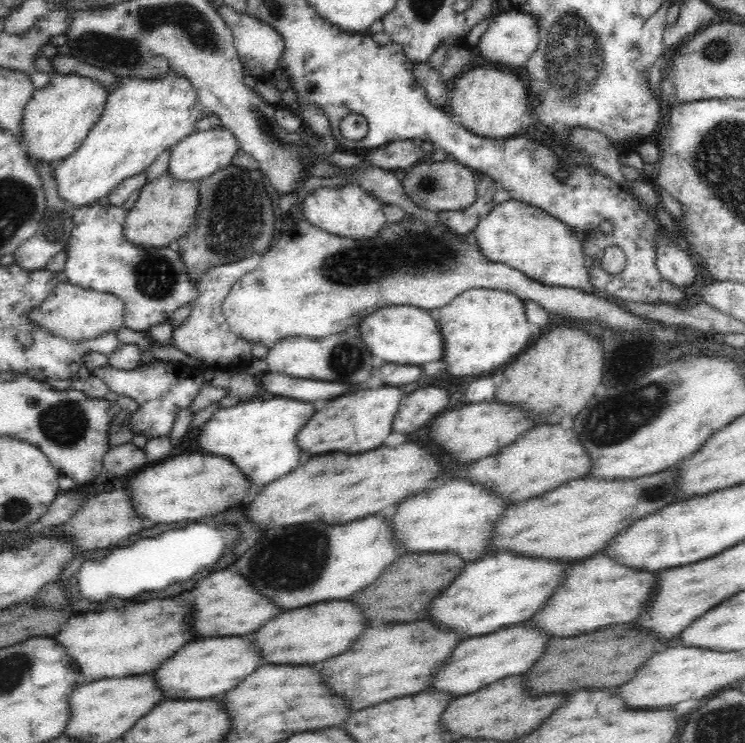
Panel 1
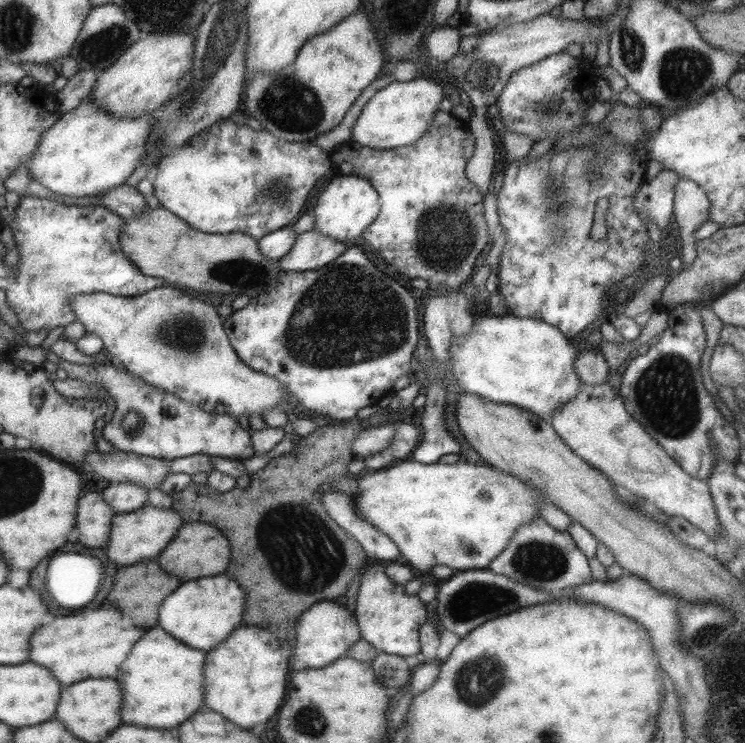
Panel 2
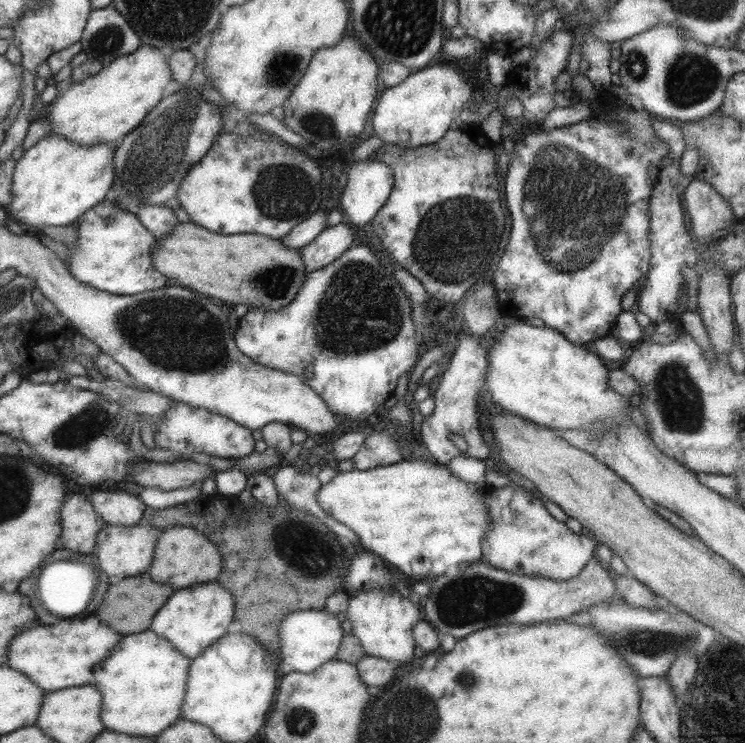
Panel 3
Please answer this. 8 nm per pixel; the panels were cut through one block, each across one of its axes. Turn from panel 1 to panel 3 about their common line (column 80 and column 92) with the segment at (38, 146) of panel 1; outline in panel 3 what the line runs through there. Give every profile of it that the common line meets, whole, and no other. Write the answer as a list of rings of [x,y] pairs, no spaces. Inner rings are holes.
[[[141,44],[135,52],[115,58],[109,66],[81,82],[72,82],[59,97],[49,104],[51,132],[78,145],[109,143],[118,145],[145,115],[167,94],[173,82],[167,55],[153,46]]]

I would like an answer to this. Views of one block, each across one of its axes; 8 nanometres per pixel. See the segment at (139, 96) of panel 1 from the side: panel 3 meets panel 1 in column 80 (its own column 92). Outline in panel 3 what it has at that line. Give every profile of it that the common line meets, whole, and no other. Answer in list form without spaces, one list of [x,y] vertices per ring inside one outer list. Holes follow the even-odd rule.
[[[46,135],[37,140],[16,160],[12,172],[12,201],[3,206],[7,216],[30,234],[41,233],[43,226],[67,226],[74,223],[89,207],[106,199],[116,173],[113,162],[115,147],[109,143],[78,145],[75,141],[57,135]]]

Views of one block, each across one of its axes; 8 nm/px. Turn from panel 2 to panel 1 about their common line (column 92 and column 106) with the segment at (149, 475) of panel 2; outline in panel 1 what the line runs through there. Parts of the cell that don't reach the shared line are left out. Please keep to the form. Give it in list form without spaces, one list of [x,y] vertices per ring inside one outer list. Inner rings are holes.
[[[129,441],[110,447],[102,465],[104,465],[104,470],[112,476],[125,476],[146,463],[147,459],[143,450]]]

